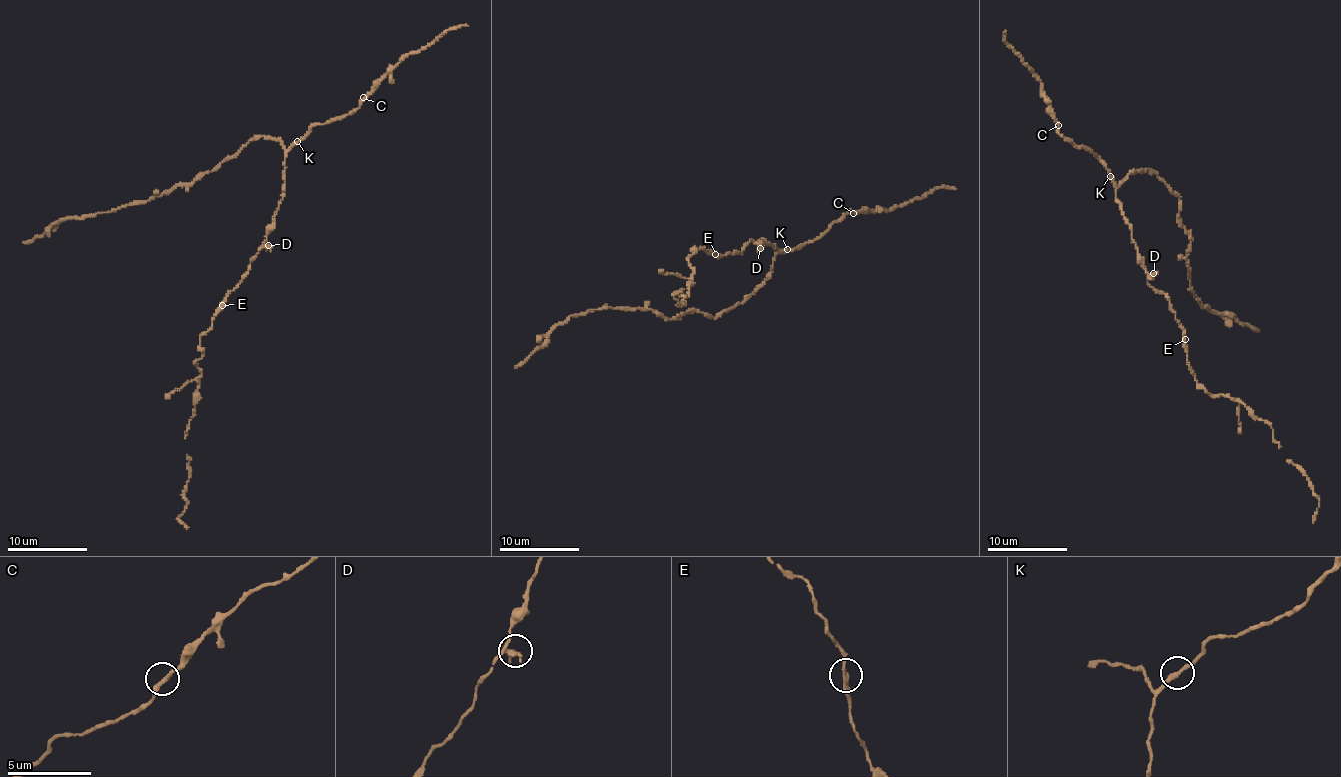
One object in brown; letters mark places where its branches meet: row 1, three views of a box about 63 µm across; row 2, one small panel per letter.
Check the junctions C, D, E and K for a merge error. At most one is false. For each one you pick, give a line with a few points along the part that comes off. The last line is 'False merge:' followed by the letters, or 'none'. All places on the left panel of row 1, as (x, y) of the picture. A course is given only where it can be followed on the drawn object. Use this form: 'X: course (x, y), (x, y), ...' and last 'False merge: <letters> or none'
False merge: none

